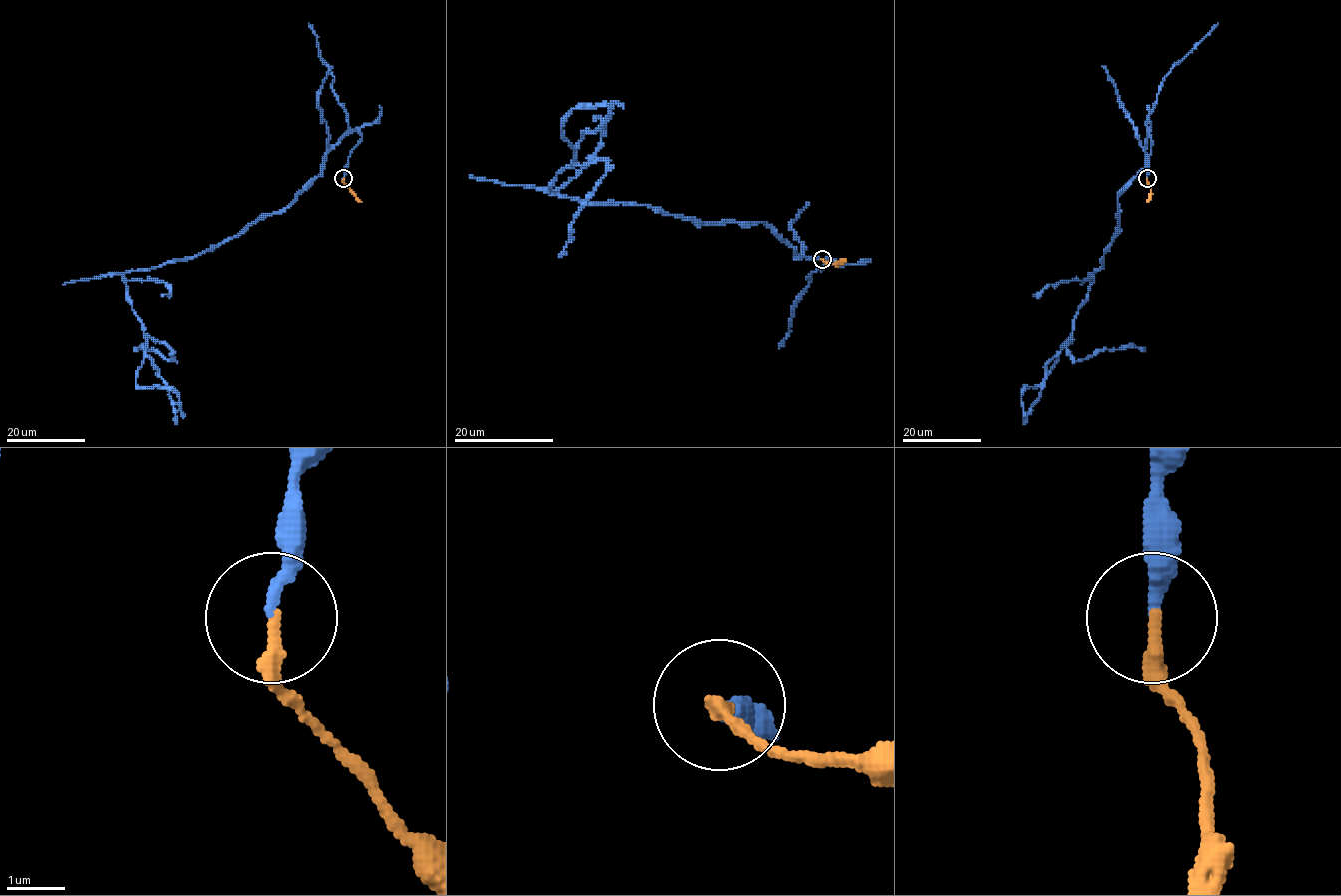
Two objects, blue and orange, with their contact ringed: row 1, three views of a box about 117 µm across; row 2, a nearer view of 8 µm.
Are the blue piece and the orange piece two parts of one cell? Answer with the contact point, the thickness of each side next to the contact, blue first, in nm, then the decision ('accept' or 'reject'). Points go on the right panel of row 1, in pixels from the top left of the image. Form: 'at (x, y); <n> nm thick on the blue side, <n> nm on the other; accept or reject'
at (1147, 178); 240 nm thick on the blue side, 280 nm on the other; accept

